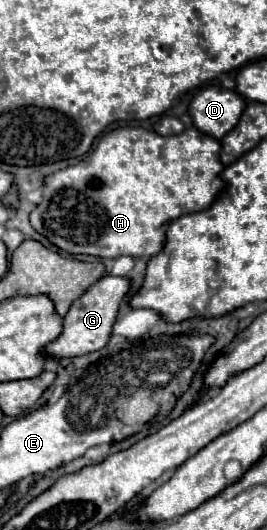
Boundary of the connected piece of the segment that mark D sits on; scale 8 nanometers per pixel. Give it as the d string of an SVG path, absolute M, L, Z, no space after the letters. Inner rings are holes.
M207 87L199 91L189 107L197 129L215 139L223 139L237 125L241 111L245 111L245 99L241 99L237 91L223 87Z

